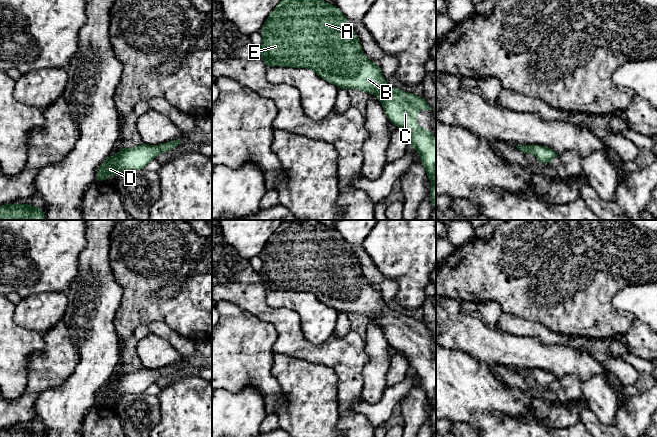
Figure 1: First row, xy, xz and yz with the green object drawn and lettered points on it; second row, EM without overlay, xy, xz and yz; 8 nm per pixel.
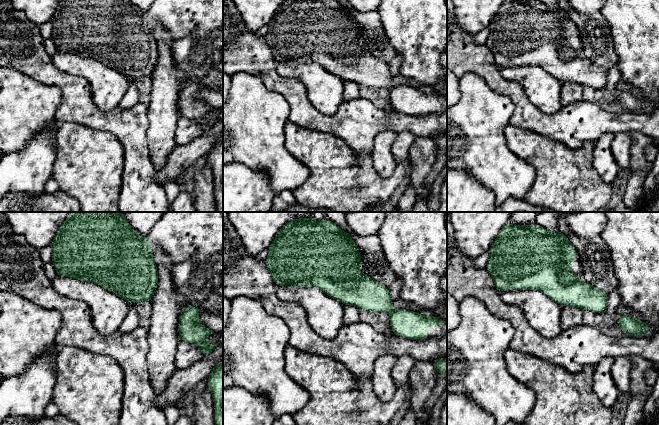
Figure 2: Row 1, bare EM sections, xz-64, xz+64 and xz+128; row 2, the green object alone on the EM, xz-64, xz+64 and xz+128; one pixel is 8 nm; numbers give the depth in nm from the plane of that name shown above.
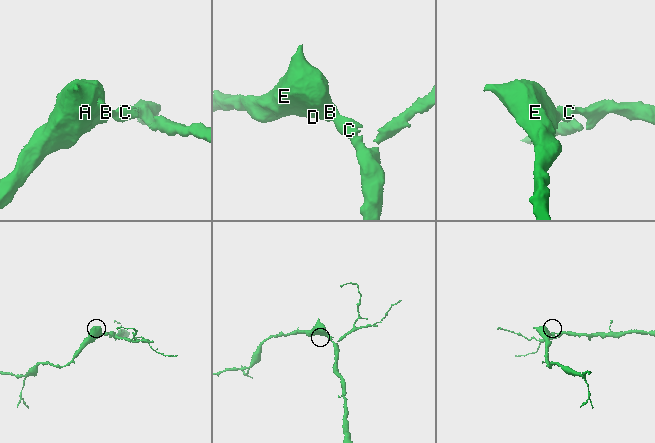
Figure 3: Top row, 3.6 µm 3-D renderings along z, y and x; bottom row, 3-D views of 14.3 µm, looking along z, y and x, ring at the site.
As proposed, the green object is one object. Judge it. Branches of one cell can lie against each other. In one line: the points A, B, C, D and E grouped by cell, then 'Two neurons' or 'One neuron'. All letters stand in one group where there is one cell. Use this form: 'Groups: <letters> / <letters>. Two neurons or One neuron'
Groups: A B C D E. One neuron

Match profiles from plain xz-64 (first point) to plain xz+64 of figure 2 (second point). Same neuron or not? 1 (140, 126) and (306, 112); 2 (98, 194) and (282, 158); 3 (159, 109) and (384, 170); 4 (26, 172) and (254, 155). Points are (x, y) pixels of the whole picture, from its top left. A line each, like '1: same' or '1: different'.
1: same
2: different
3: same
4: different

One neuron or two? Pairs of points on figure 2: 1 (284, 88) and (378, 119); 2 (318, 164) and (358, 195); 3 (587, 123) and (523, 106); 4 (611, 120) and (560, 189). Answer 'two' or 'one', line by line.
1: one
2: one
3: one
4: two

